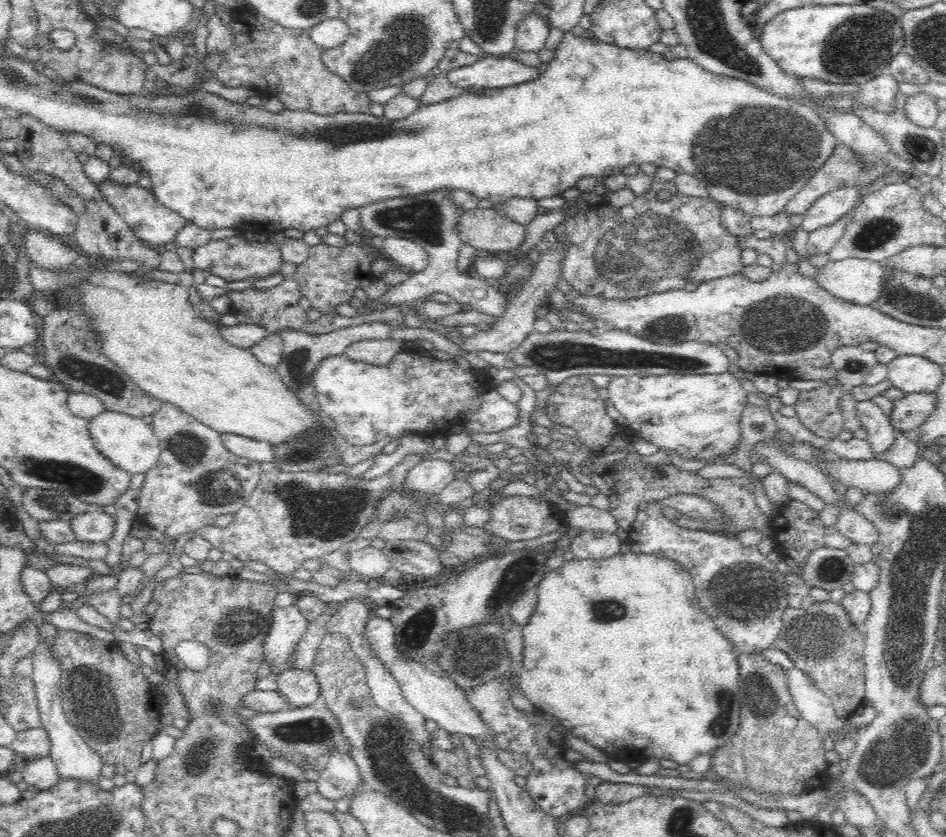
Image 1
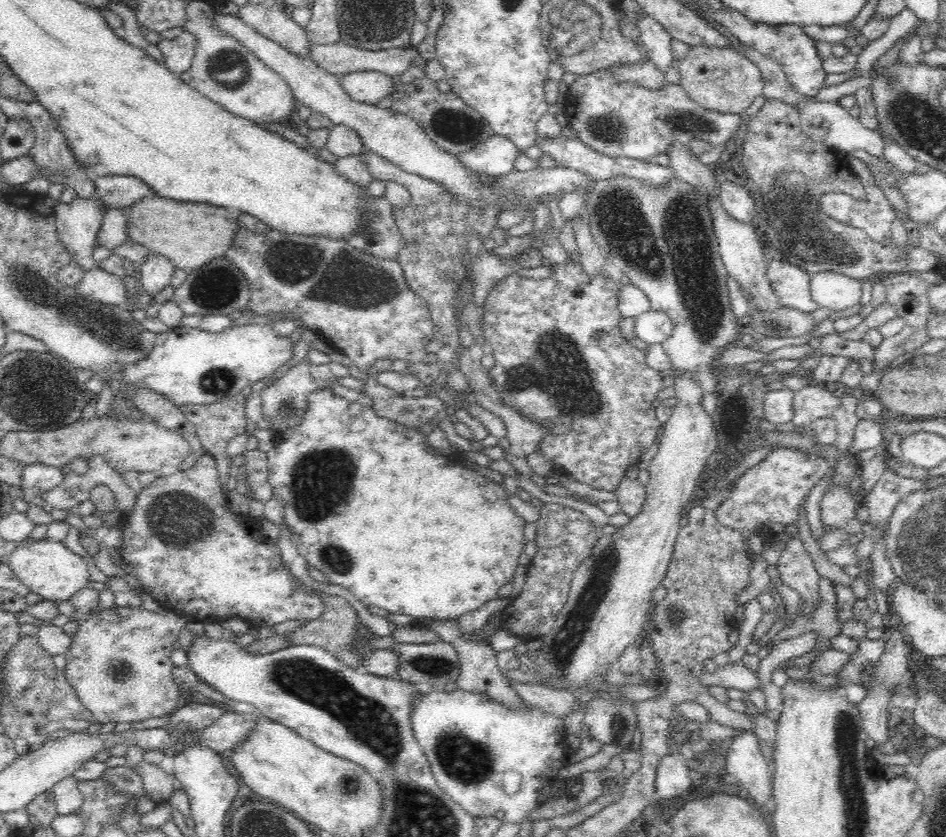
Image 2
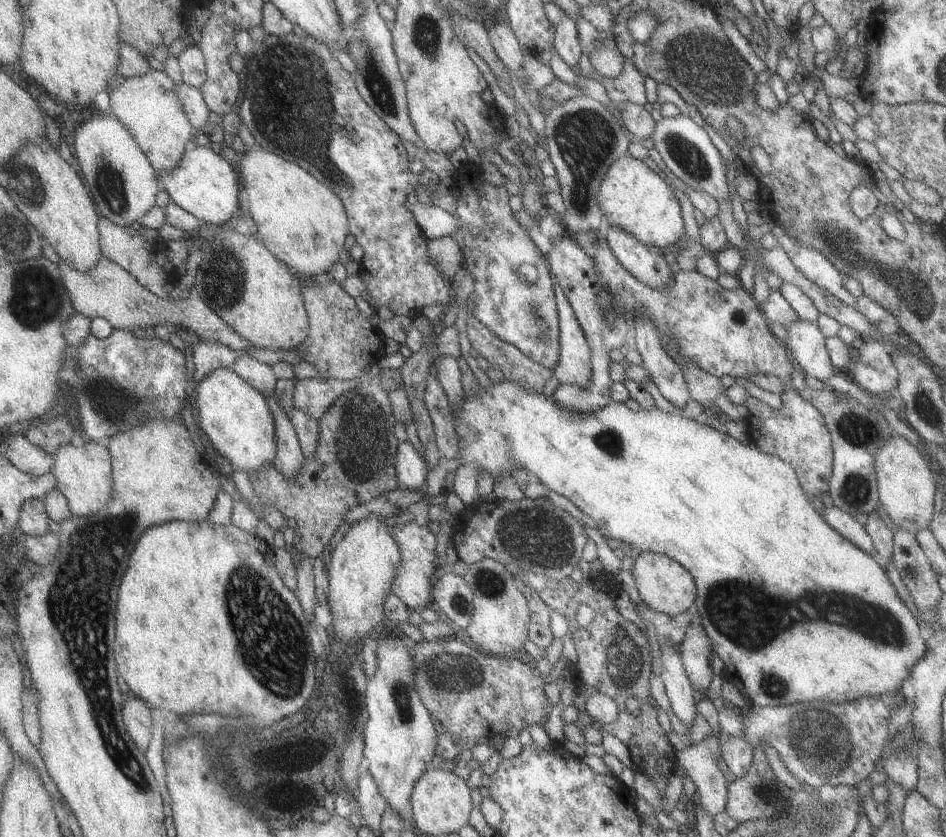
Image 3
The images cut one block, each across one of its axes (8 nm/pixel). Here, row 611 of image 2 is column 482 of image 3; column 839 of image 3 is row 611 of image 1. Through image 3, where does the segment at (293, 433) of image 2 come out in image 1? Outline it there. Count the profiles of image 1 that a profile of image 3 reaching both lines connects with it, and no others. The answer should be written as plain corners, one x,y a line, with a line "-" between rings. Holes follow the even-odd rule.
628,551
624,554
618,553
610,558
605,558
599,561
580,560
575,558
571,561
564,561
562,566
557,570
550,570
544,578
540,580
540,584
538,584
536,590
538,590
537,607
534,609
528,624
523,626
523,666
519,669
519,676
517,678
519,681
518,687
525,698
528,698
528,700
532,702
538,712
551,717
554,722
562,725
566,729
566,732
568,731
574,736
586,740
588,744
592,744
592,746
596,746
596,748
604,750
604,752
606,752
606,746
608,746
608,748
612,746
614,752
620,752
620,748
628,748
628,750
634,750
634,748
636,748
636,750
642,750
642,748
644,748
647,750
649,756
654,756
659,760
661,758
664,758
664,760
673,760
679,765
688,765
689,762
699,754
713,754
717,748
724,746
734,734
738,732
738,728
740,728
739,710
742,701
738,694
736,694
739,690
738,654
736,654
732,643
723,634
720,634
719,630
716,630
716,625
714,625
712,618
710,618
698,604
690,572
684,565
680,565
680,563
676,563
676,561
668,560
666,558
656,557
656,555
644,553
636,554
632,551

